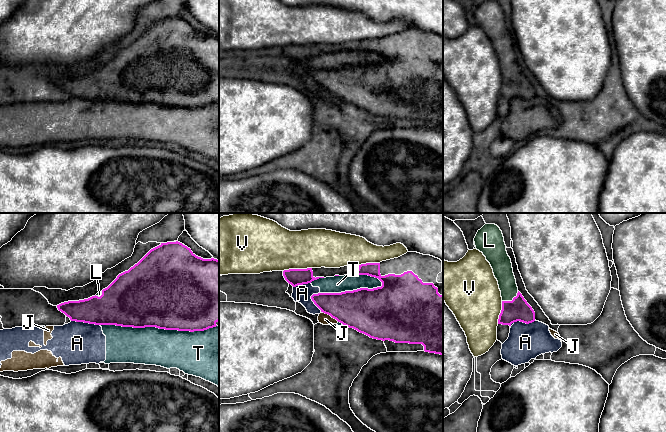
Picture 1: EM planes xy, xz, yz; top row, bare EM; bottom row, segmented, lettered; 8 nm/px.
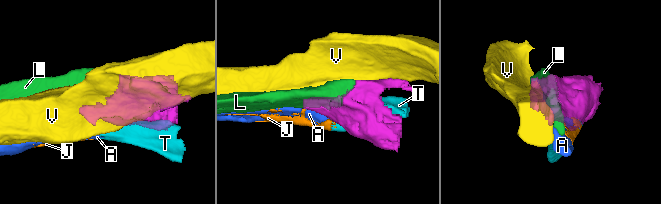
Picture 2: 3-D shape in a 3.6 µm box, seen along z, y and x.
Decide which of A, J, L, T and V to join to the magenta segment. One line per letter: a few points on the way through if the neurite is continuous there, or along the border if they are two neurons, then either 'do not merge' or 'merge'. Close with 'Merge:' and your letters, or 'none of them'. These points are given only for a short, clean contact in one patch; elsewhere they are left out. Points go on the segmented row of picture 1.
A: border along xy (71, 320), (99, 325); do not merge
J: do not merge
L: merge
T: do not merge
V: do not merge
Merge: L

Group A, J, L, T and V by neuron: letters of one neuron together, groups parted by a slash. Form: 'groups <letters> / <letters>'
groups A J T / L / V

